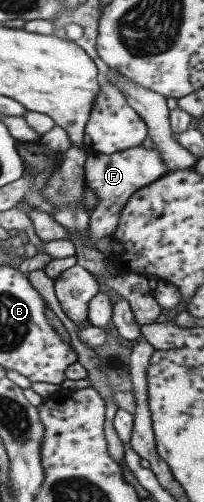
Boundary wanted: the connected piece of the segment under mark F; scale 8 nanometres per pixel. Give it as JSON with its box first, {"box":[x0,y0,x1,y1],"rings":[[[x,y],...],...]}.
{"box":[84,145,166,248],"rings":[[[136,145],[129,149],[119,150],[112,154],[100,154],[94,151],[86,152],[86,161],[84,161],[84,184],[90,189],[94,189],[98,202],[94,206],[88,220],[90,239],[88,239],[88,248],[94,247],[94,242],[109,236],[116,228],[120,209],[129,199],[130,194],[135,190],[143,188],[150,182],[156,180],[160,175],[166,172],[166,165],[162,164],[162,157],[158,149],[154,147],[144,148],[142,145]]]}

